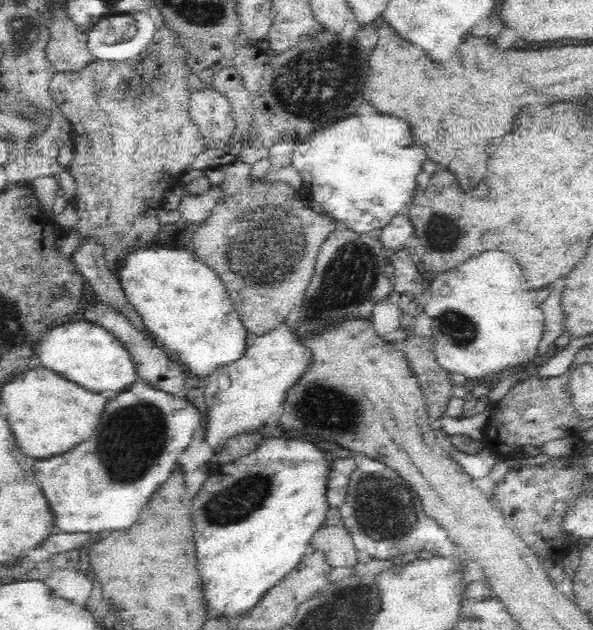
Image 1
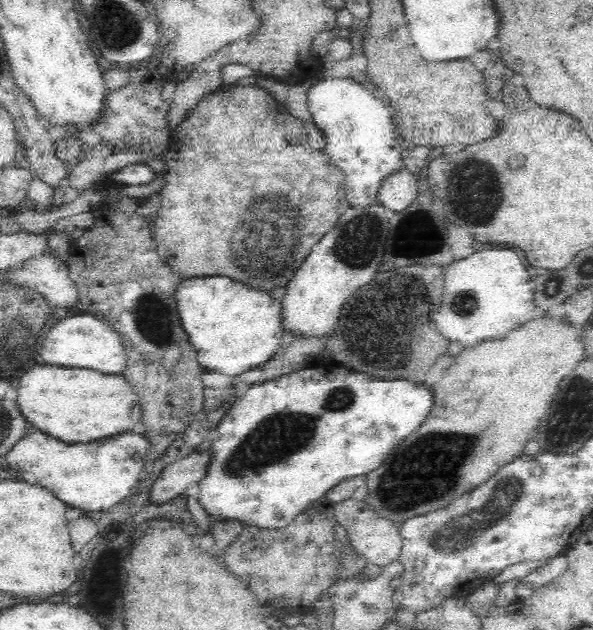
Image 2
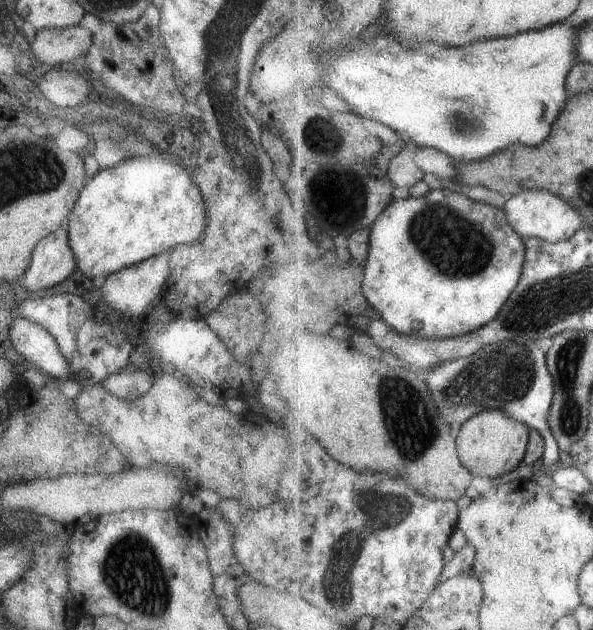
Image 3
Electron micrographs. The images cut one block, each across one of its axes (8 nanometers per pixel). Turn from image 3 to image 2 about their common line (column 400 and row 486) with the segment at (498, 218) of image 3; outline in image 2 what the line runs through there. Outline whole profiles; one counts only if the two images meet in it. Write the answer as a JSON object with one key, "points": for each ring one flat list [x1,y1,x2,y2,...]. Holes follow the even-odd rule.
{"points":[[306,367,302,370,289,372,282,376,251,384,242,398,236,399,229,412,224,415,219,424,214,427,212,449,212,462,206,477,196,485,194,489,198,495,199,503,206,511,210,511,218,519,238,519,245,525,254,523,260,527,283,527,286,526,298,513,306,510,307,506,314,501,325,497,326,491,336,486,341,480,352,477,368,476,386,460,391,450,398,446,408,434,420,428,420,424,426,420,432,404,432,386,416,382,412,378,402,380,388,380,388,378,374,378,374,374,364,374,362,371,352,370,345,367]]}

